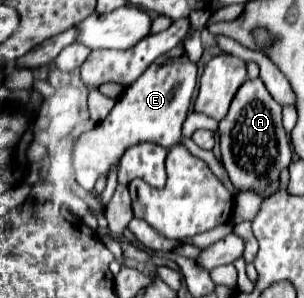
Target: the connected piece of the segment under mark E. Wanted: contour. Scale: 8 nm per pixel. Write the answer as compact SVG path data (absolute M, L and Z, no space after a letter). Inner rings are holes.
M184 47L160 55L132 85L128 85L114 109L94 129L82 133L74 149L74 175L82 189L94 191L100 175L108 177L110 169L122 159L124 151L138 143L158 143L166 149L180 141L180 129L190 109L196 87L198 67L190 61Z

